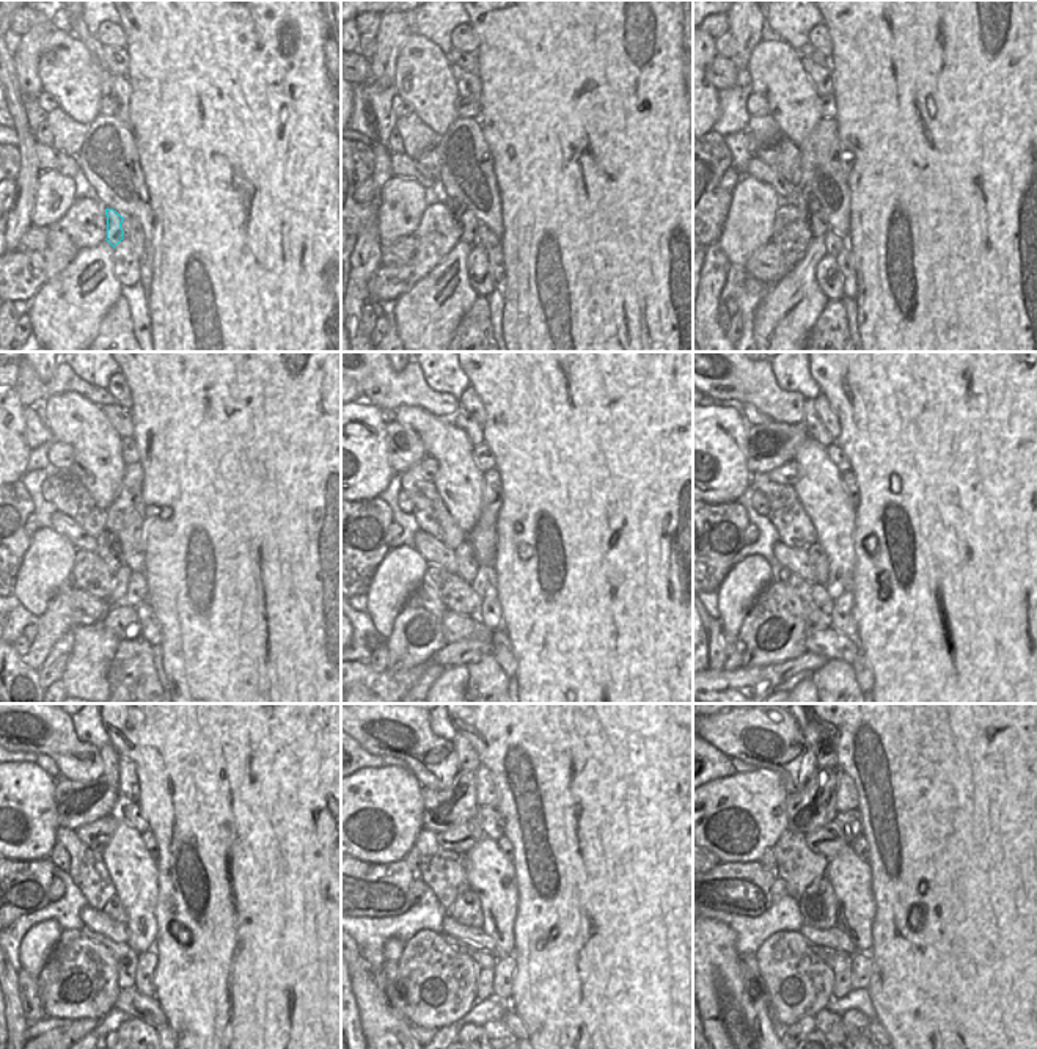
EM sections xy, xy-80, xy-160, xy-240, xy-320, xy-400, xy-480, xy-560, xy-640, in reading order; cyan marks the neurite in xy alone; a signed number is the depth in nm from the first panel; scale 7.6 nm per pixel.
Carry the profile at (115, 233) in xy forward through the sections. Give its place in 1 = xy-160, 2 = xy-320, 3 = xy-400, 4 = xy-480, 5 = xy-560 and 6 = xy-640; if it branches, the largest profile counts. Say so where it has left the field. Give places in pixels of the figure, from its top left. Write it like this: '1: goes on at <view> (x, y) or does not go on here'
1: goes on at xy-160 (808, 203)
2: goes on at xy-320 (465, 556)
3: goes on at xy-400 (816, 555)
4: goes on at xy-480 (113, 908)
5: goes on at xy-560 (465, 910)
6: goes on at xy-640 (817, 905)

